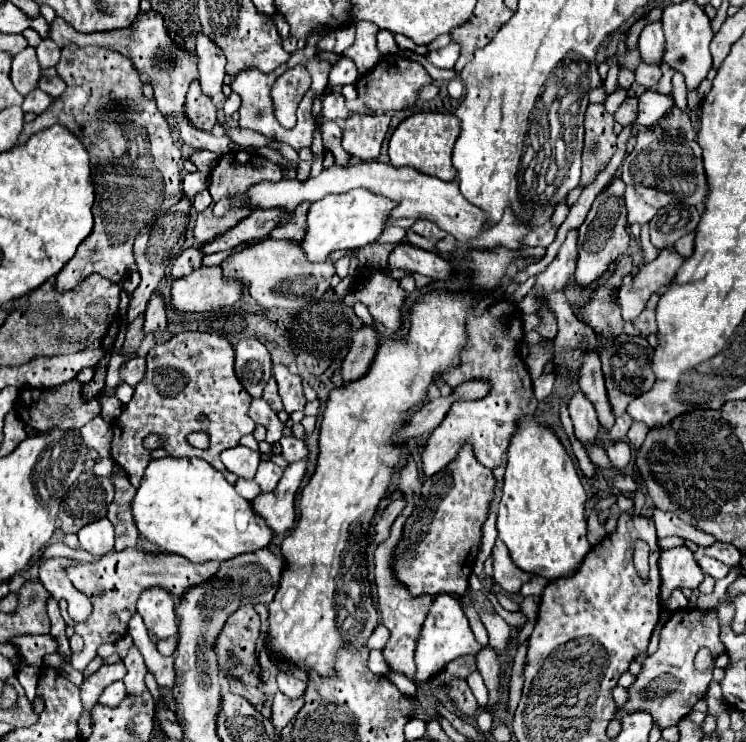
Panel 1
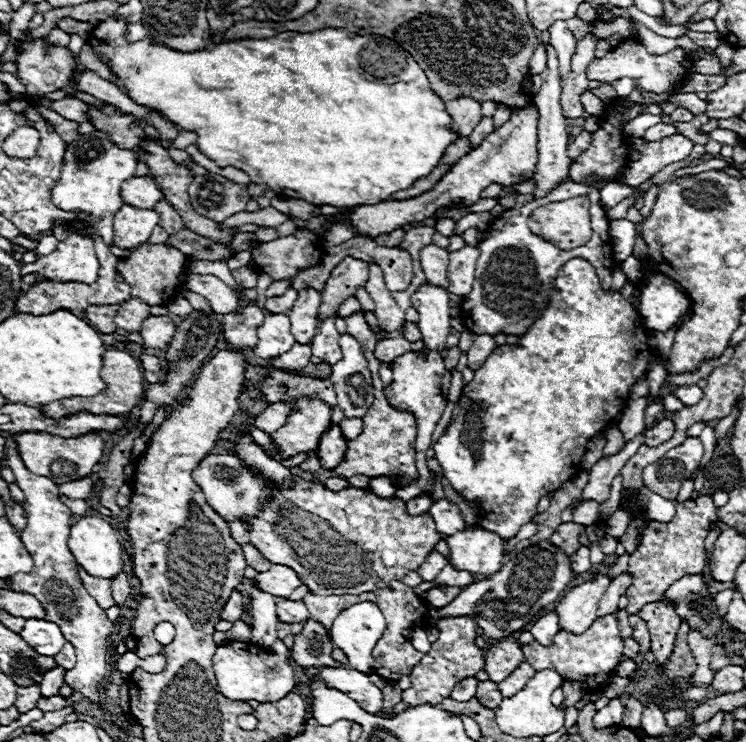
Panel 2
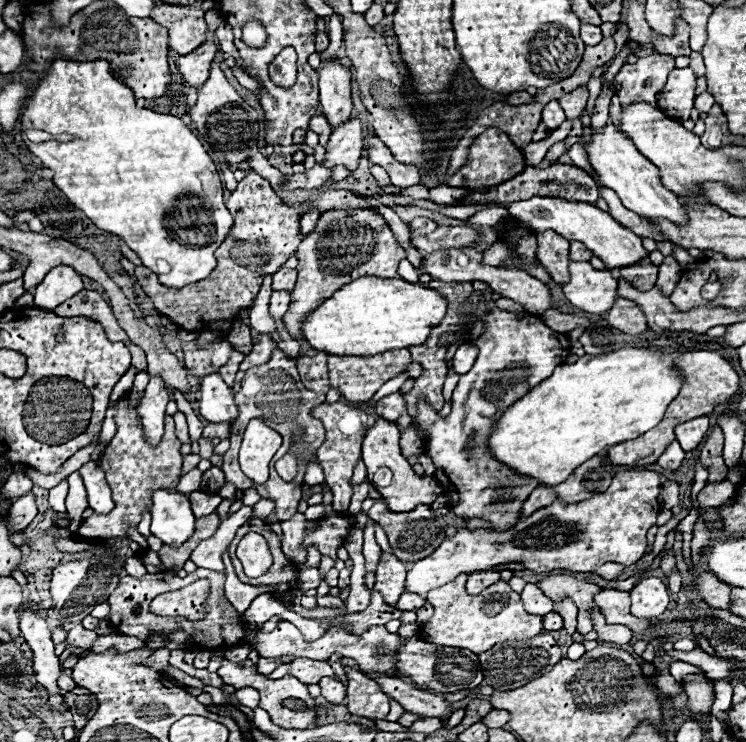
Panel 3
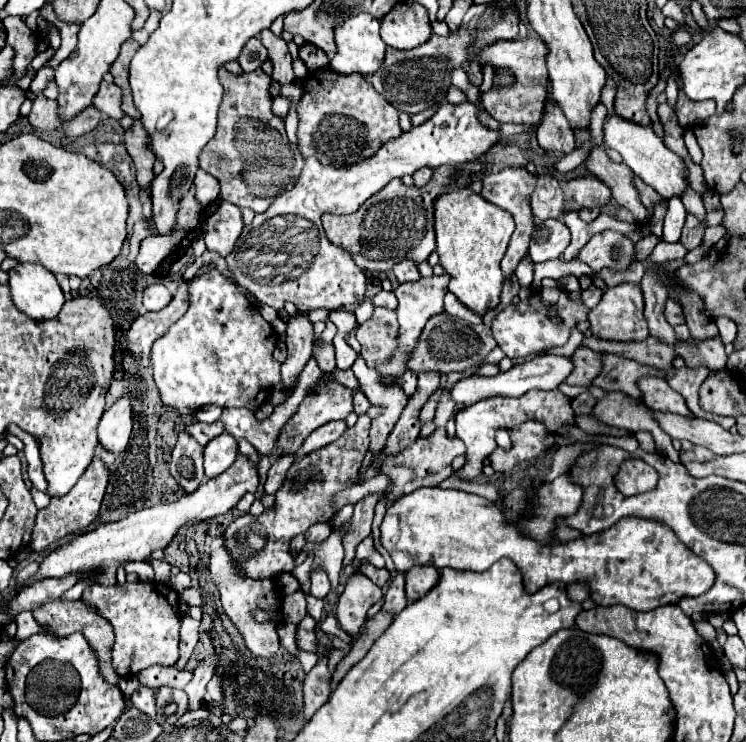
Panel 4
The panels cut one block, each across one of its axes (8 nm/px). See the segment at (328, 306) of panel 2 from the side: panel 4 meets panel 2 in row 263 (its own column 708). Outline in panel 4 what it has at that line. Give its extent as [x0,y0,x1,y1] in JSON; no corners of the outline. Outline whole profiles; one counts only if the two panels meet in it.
[676,338,726,370]

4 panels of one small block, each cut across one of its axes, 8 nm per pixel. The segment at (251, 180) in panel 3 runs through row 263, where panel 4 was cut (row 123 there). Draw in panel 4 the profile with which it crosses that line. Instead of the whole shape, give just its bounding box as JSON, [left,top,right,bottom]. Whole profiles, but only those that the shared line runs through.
[200,66,304,212]

